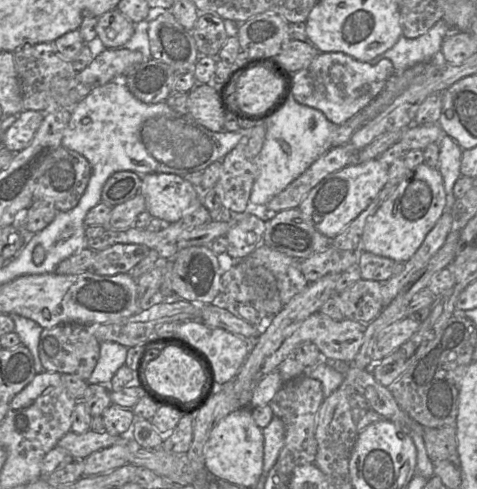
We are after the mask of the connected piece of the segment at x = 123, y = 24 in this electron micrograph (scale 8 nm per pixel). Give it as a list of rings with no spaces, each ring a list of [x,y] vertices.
[[[115,8],[98,17],[96,31],[106,49],[120,48],[134,34],[135,24]]]

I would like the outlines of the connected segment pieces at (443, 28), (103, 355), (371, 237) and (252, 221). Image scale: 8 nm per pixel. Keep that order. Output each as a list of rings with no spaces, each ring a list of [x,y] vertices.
[[[440,19],[426,33],[417,38],[400,36],[393,47],[369,61],[375,65],[382,59],[389,59],[394,73],[401,73],[419,63],[428,63],[440,57],[444,38],[451,32],[450,26]]]
[[[100,342],[98,362],[86,380],[89,385],[108,385],[117,370],[125,364],[128,348],[117,342]]]
[[[422,163],[408,171],[376,213],[367,220],[361,250],[405,263],[416,253],[445,210],[443,177],[437,168]]]
[[[246,214],[235,223],[225,235],[228,246],[227,255],[232,260],[240,261],[249,256],[263,244],[265,222],[253,214]]]

